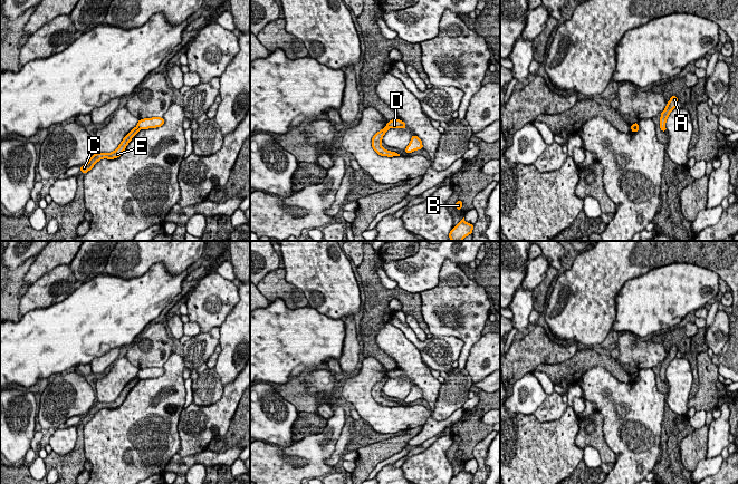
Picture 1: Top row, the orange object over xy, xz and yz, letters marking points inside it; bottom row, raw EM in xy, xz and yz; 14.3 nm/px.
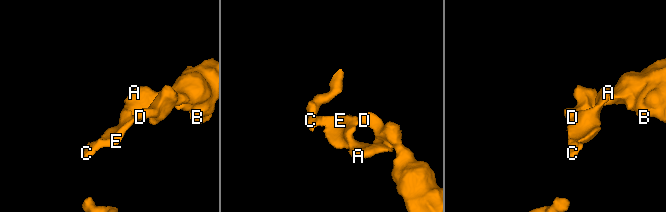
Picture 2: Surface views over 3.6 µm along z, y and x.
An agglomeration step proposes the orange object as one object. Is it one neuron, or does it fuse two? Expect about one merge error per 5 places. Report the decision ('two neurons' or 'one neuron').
two neurons

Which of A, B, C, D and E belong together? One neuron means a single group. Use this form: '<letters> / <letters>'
A C E / B D

